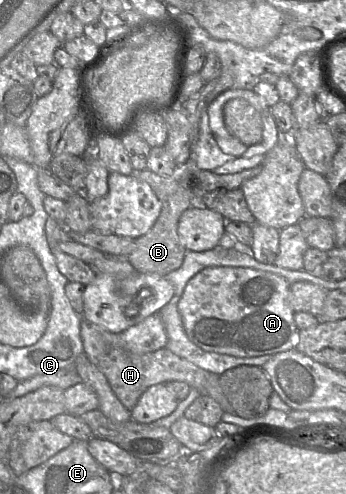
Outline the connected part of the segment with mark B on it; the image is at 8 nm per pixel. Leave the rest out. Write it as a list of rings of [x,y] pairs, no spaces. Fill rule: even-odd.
[[[146,168],[134,171],[132,175],[149,184],[161,201],[162,208],[153,227],[144,236],[135,240],[135,249],[127,255],[127,260],[137,272],[165,276],[171,271],[178,269],[183,263],[186,248],[178,235],[178,222],[183,212],[194,205],[193,193],[190,188],[184,187],[180,183],[178,174],[177,176],[164,176]]]

